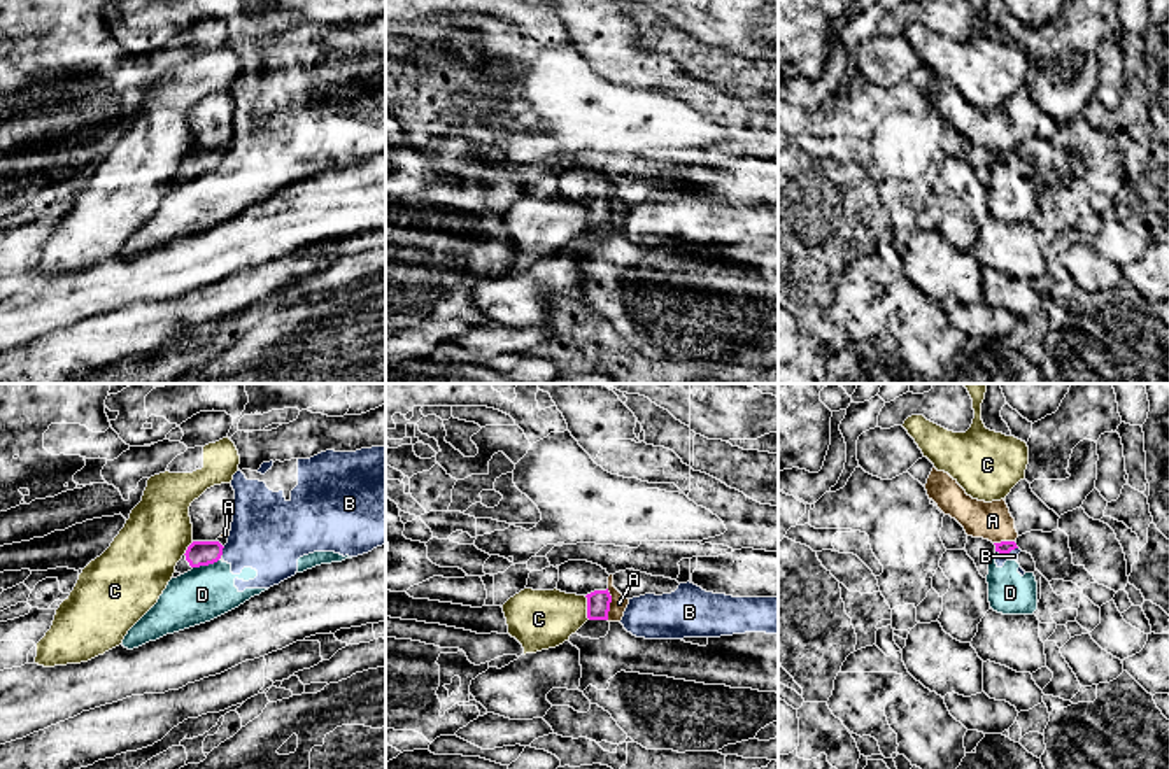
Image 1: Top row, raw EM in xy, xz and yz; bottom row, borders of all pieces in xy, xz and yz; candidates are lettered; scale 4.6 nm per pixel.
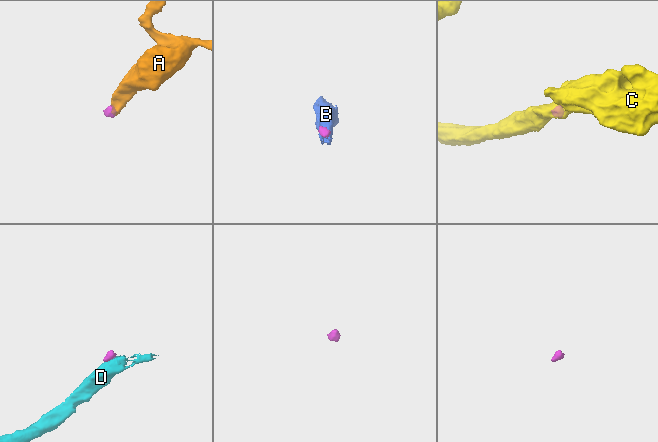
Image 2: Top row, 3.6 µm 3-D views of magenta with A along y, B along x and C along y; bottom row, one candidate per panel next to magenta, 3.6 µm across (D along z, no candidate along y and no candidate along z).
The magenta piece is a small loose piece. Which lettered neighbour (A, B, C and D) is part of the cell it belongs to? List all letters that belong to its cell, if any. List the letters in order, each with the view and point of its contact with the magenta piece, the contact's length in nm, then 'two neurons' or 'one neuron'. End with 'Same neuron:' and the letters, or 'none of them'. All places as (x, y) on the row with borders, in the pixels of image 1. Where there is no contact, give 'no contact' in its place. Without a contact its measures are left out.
A: meets magenta in xz at (609, 605); contact 140 nm long; two neurons
B: meets magenta in yz at (1008, 552); contact 90 nm long; two neurons
C: meets magenta in xz at (588, 608); contact 110 nm long; two neurons
D: meets magenta in xy at (205, 564); contact 130 nm long; two neurons
Same neuron: none of them

